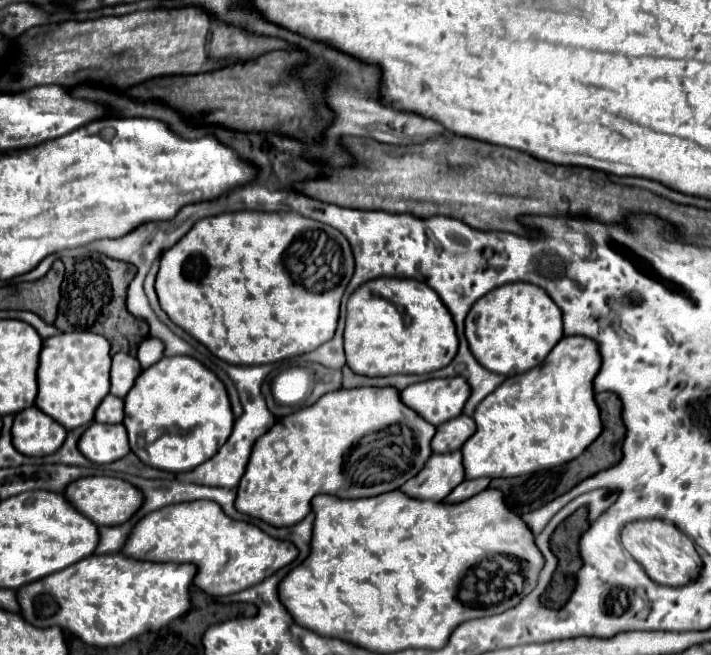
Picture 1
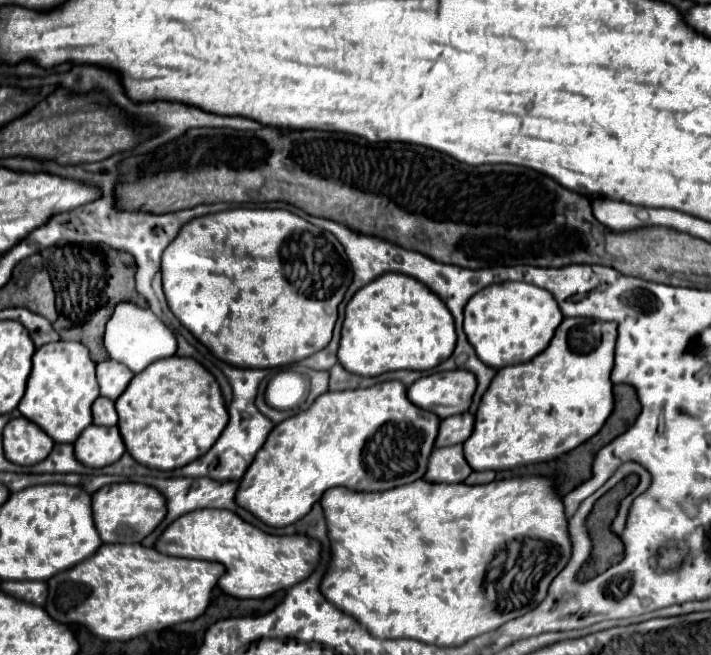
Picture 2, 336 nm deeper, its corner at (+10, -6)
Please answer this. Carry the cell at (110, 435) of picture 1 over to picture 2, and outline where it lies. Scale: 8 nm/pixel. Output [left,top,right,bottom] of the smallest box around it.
[74,424,126,468]

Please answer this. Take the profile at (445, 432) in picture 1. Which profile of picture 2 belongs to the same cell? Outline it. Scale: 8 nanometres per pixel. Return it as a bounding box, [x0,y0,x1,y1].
[436,412,474,448]

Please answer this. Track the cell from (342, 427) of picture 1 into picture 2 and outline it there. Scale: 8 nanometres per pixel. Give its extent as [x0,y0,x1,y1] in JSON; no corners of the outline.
[236,380,440,528]

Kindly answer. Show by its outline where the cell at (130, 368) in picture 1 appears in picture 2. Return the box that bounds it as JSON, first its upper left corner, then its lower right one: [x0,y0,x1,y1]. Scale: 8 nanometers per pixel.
[96,360,132,400]

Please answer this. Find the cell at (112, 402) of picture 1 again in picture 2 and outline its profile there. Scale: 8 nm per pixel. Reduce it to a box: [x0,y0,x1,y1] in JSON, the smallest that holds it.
[92,398,118,426]

